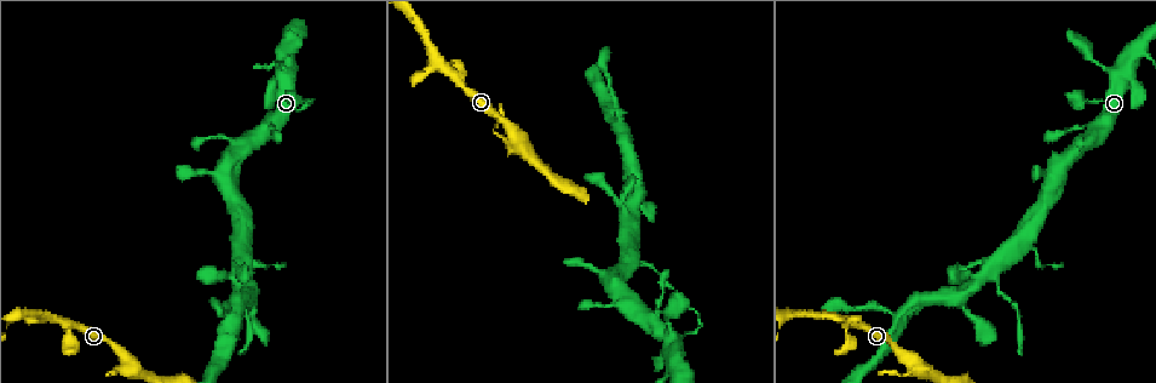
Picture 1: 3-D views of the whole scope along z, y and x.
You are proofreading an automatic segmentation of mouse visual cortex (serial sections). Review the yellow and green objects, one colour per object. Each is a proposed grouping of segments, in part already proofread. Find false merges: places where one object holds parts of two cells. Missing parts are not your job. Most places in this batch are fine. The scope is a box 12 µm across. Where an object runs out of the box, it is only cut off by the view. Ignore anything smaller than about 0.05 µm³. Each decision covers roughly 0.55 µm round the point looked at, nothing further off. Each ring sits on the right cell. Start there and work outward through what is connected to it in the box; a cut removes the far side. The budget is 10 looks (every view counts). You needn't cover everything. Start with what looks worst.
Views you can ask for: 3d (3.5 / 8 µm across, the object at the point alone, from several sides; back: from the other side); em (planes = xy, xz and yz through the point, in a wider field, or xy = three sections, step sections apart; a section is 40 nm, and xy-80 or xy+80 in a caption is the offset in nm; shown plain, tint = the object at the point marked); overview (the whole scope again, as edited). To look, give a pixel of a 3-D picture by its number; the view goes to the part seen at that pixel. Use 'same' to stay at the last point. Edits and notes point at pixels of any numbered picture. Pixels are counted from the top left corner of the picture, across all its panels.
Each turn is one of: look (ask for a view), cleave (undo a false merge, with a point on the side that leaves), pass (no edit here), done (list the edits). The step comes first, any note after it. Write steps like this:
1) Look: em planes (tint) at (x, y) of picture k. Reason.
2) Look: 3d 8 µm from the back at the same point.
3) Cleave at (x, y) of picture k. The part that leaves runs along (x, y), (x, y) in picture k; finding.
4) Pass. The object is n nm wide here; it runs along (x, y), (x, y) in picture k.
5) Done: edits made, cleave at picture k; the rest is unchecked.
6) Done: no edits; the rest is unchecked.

Look: 3d 3.5 µm at (65, 323) of picture 1. Sharp bend.

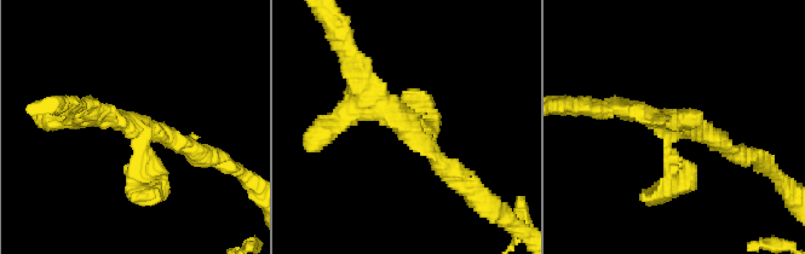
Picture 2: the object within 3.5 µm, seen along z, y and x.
Look: em planes (tint) at (407, 127) of picture 2. 4 arms meet here; the arms are 200, 250, 250, 250 nm wide; now the EM.

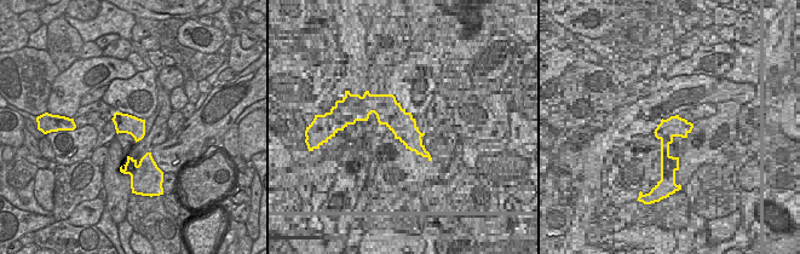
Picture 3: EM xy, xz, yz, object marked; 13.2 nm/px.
Pass. It runs along (461, 179), (364, 90), (357, 68) in picture 2; one cell here.

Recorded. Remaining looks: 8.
Look: 3d 3.5 µm at (215, 173) of picture 1. Three arms meet.

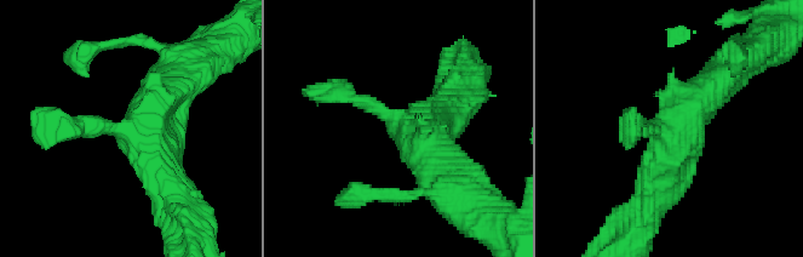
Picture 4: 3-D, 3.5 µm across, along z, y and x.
Pass. The arms are 200, 500, 500 nm wide; all the same cell.

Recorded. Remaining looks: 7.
Look: 3d 8 µm at (312, 100) of picture 1. Abrupt turn.

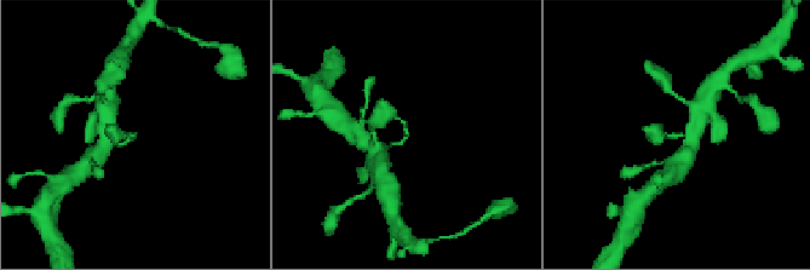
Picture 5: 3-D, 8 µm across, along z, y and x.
Look: em planes (tint) at (407, 130) of picture 5. The arms are 100, 350 nm wide; shape alone is not enough.

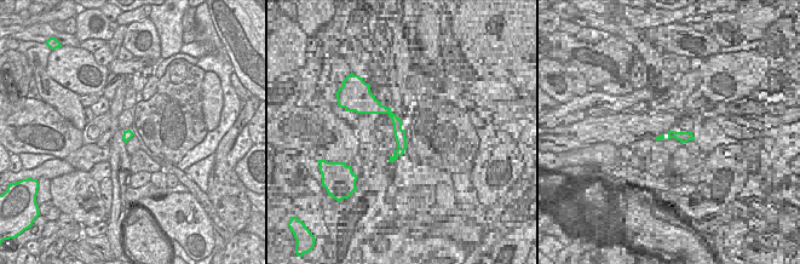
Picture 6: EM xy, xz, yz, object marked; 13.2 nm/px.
Pass. It runs along (691, 144), (684, 136), (651, 130) in picture 5; one cell here.

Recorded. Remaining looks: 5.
Look: 3d 8 µm at (965, 294) of picture 1. A fork.

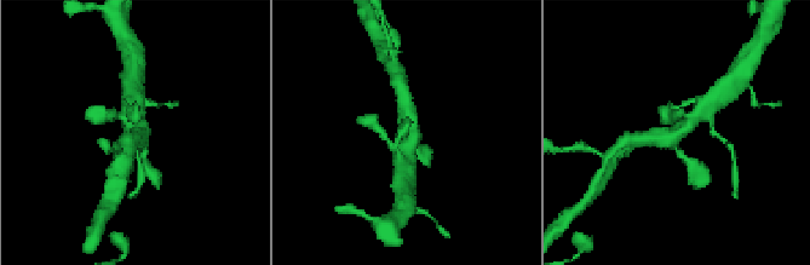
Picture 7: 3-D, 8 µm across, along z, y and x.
Look: 3d 3.5 µm from the back at (413, 132) of picture 7.

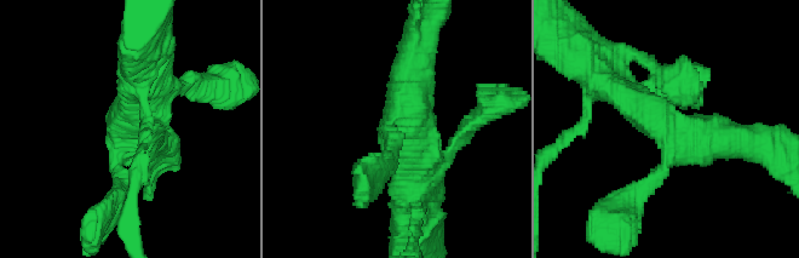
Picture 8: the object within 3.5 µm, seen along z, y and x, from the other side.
Pass. It runs along (608, 85), (677, 137), (748, 141) in picture 8; one cell here.

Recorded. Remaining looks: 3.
Done: no edits; the rest is unchecked.

